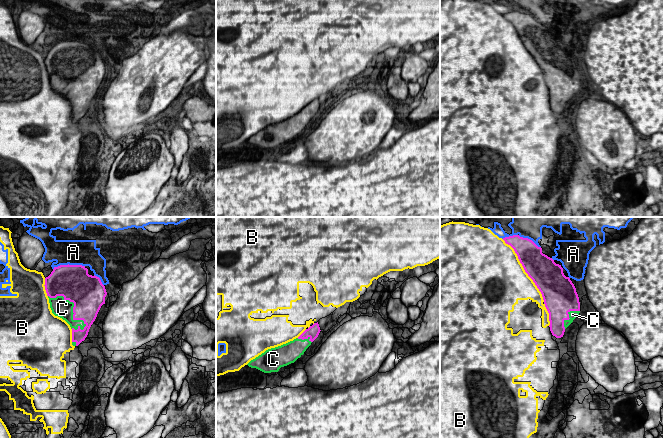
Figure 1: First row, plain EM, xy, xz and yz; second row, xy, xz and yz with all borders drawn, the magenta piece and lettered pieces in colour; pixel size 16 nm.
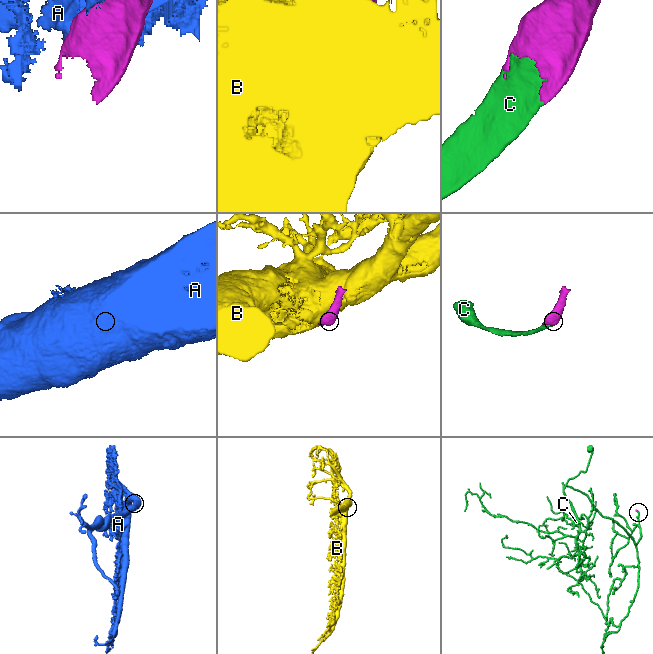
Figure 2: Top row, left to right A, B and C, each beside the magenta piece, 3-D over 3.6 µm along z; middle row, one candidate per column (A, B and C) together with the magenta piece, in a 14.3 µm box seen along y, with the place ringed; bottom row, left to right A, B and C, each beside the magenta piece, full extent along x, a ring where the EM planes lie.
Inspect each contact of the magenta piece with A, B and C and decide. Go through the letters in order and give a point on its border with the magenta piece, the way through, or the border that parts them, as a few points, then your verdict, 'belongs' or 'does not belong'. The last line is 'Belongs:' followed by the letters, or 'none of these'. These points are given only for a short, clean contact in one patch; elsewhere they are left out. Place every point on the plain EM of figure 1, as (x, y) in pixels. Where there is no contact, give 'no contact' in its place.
A: meets magenta in yz at (521, 13); does not belong
B: meets magenta in yz at (524, 45); does not belong
C: meets magenta in xy at (73, 83); belongs
Belongs: C

